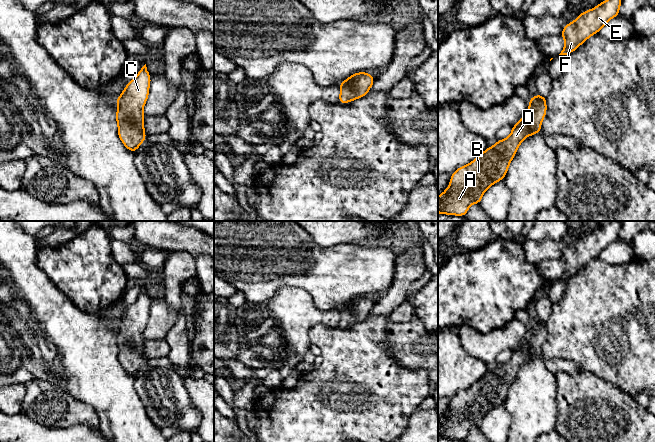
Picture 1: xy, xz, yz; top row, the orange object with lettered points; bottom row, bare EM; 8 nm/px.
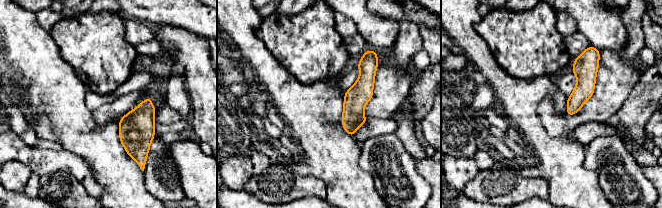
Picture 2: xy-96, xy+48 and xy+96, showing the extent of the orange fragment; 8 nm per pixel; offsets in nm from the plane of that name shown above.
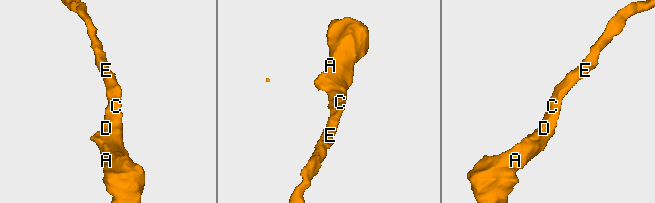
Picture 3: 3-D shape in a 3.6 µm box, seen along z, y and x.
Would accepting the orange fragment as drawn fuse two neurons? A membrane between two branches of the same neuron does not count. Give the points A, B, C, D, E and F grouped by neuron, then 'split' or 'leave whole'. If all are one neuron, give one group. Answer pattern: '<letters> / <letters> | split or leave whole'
A B C D E F | leave whole

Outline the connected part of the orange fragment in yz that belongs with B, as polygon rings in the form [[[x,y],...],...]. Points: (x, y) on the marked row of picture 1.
[[[531,97],[528,112],[512,127],[508,138],[497,140],[493,147],[452,173],[449,187],[438,197],[438,213],[465,216],[473,203],[480,204],[484,192],[504,179],[525,137],[541,132],[546,110],[546,97]]]

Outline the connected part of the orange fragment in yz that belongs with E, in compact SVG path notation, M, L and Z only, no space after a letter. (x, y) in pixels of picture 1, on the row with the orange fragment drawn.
M622 0L602 1L591 10L584 11L574 22L568 23L561 32L565 47L559 55L568 55L577 50L590 36L602 30L613 17L619 15Z

